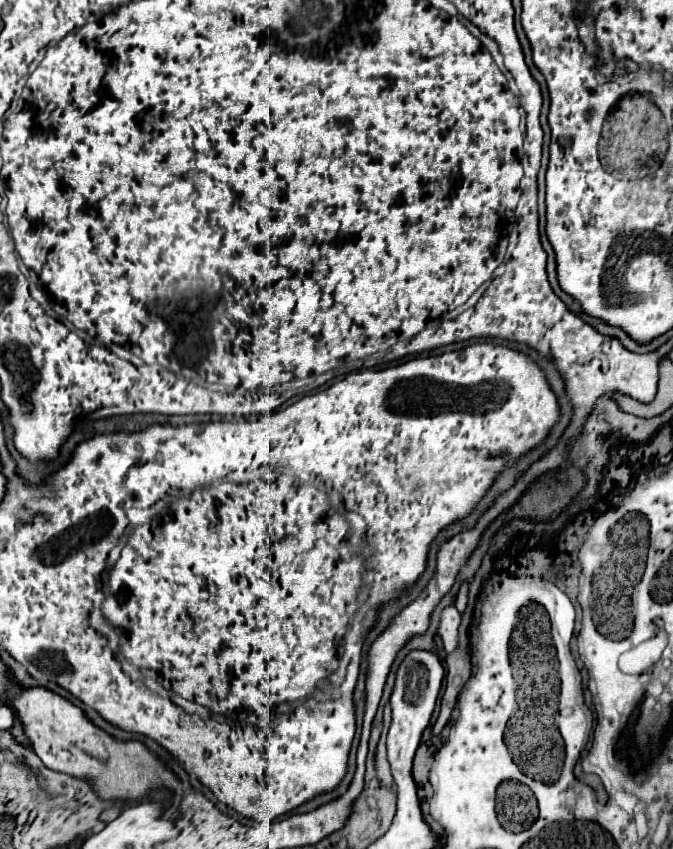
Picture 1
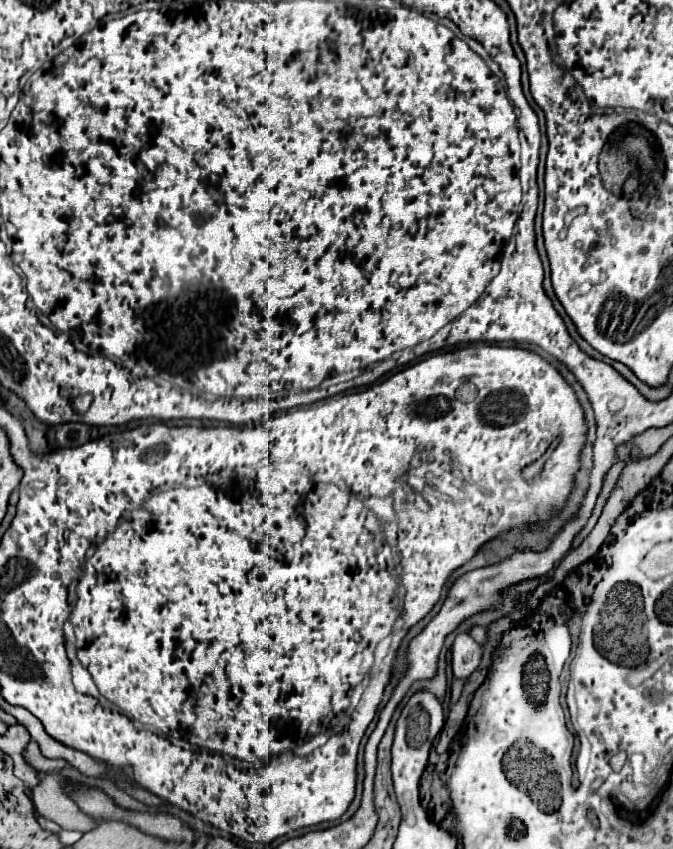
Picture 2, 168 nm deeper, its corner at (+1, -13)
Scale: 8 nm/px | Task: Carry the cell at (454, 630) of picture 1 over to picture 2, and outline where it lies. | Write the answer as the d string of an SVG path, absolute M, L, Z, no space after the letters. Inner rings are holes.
M458 633L450 651L452 651L454 677L460 677L460 679L470 677L470 673L478 667L480 657L482 657L480 645L468 633Z

